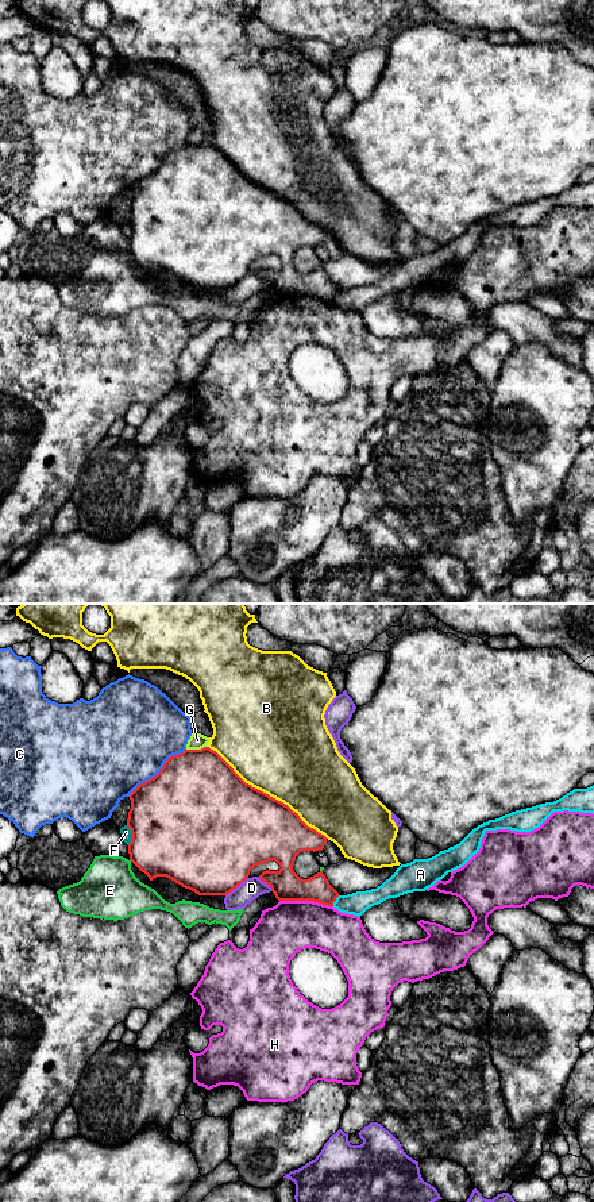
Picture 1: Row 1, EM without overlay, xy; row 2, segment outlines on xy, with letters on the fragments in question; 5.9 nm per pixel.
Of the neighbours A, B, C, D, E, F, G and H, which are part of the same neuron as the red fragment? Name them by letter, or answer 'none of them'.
none of them

